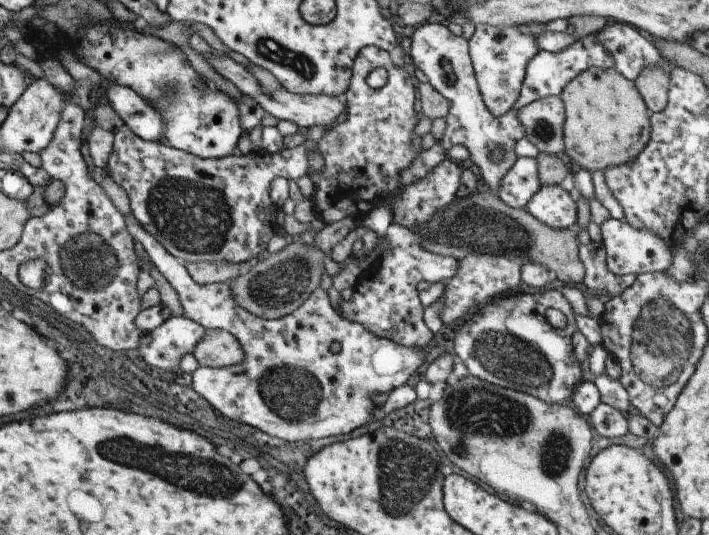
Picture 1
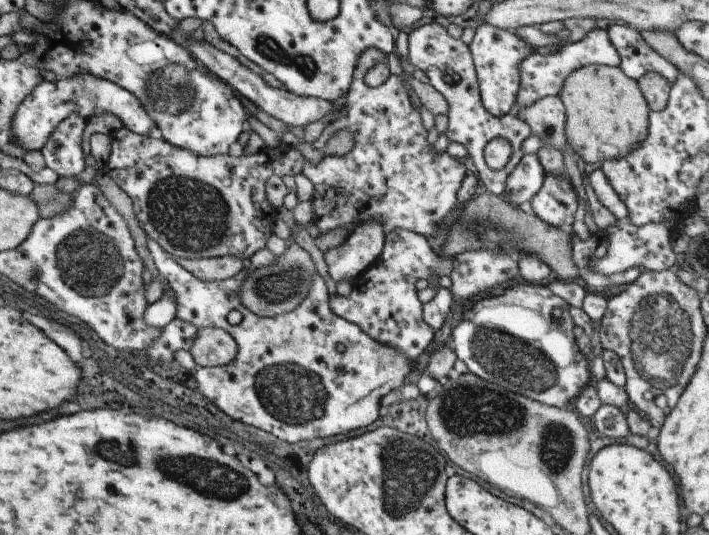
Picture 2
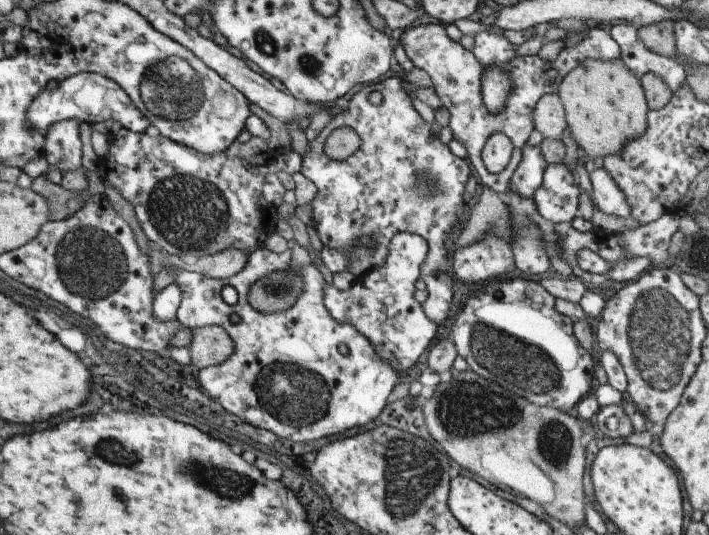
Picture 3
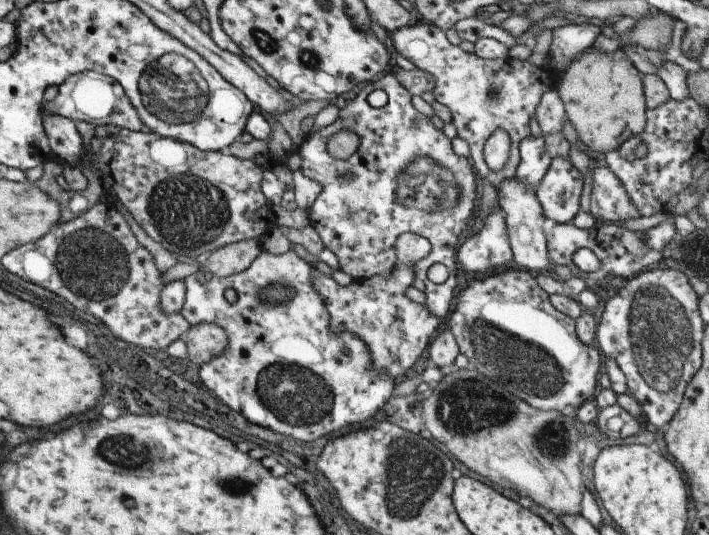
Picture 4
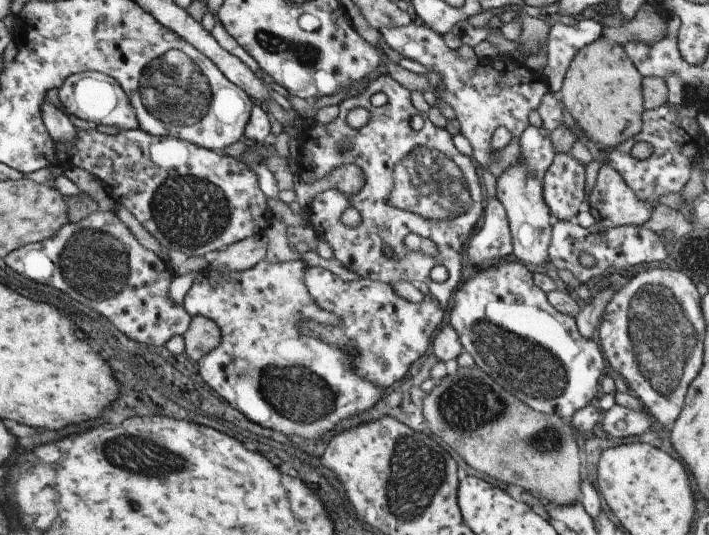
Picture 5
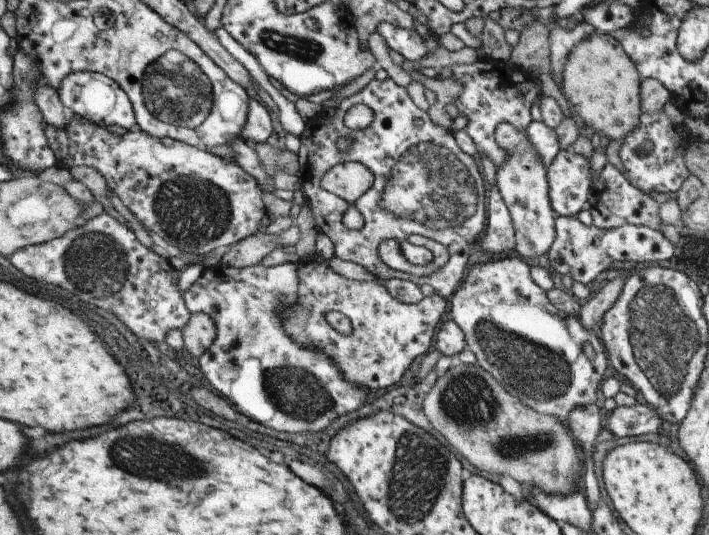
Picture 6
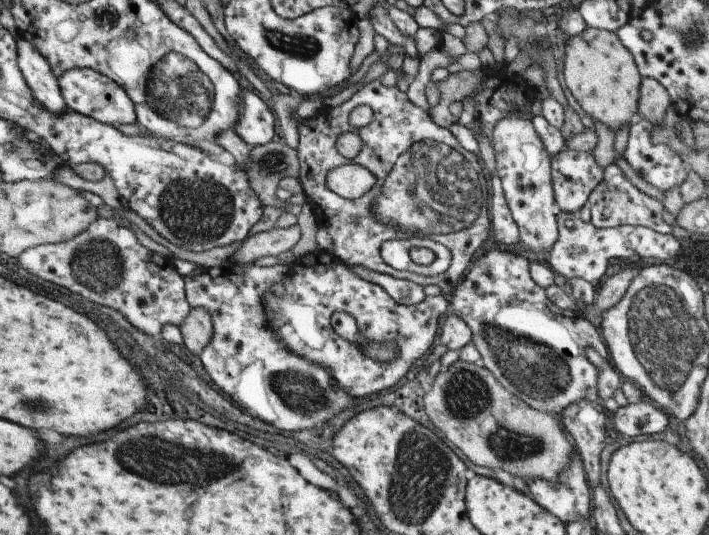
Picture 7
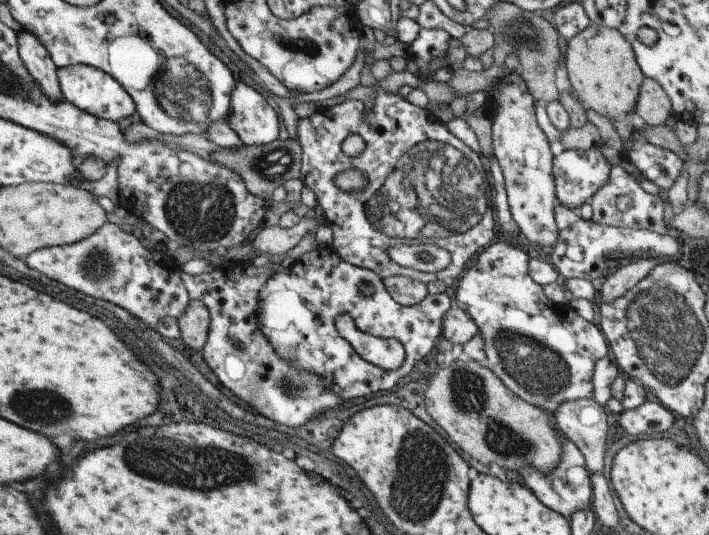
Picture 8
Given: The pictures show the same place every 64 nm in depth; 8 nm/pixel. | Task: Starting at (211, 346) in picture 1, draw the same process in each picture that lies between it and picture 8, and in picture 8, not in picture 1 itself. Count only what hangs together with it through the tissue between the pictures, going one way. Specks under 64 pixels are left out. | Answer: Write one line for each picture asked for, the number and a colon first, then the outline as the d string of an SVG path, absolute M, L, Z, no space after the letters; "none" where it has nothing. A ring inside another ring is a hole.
2: M203 326L197 332L189 354L193 356L197 368L227 366L237 358L237 344L227 330Z
3: M203 326L191 330L189 356L197 370L225 362L235 350L231 336L221 326Z
4: M217 324L191 326L183 334L183 342L187 346L187 358L191 360L191 364L197 364L199 368L209 360L221 356L229 344L227 332Z
5: M197 316L197 318L191 318L191 324L181 338L185 340L185 354L191 360L199 362L203 356L207 356L211 350L219 346L221 330L209 318Z
6: M201 312L201 314L191 314L191 318L189 318L187 326L181 330L181 334L183 334L183 348L193 358L199 358L213 346L217 328L215 328L215 322L211 320L211 316Z
7: M203 308L191 310L185 316L185 322L179 326L179 330L181 330L183 344L187 346L187 350L193 352L193 354L197 354L197 356L203 352L203 348L213 338L213 322L211 322L211 316Z
8: M189 302L185 308L185 314L177 318L179 332L181 332L181 342L191 348L193 352L203 350L207 342L207 334L211 328L211 318L209 312L201 302Z

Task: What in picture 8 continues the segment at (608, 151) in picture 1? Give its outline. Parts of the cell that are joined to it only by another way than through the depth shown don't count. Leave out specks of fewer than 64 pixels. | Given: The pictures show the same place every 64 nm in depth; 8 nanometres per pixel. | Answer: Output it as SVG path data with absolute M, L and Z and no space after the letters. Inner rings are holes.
M591 24L567 40L563 54L563 68L567 72L571 92L585 110L593 110L597 116L607 118L609 122L623 120L627 114L635 112L643 74L637 68L629 44L623 40L623 36L619 36L617 30Z

